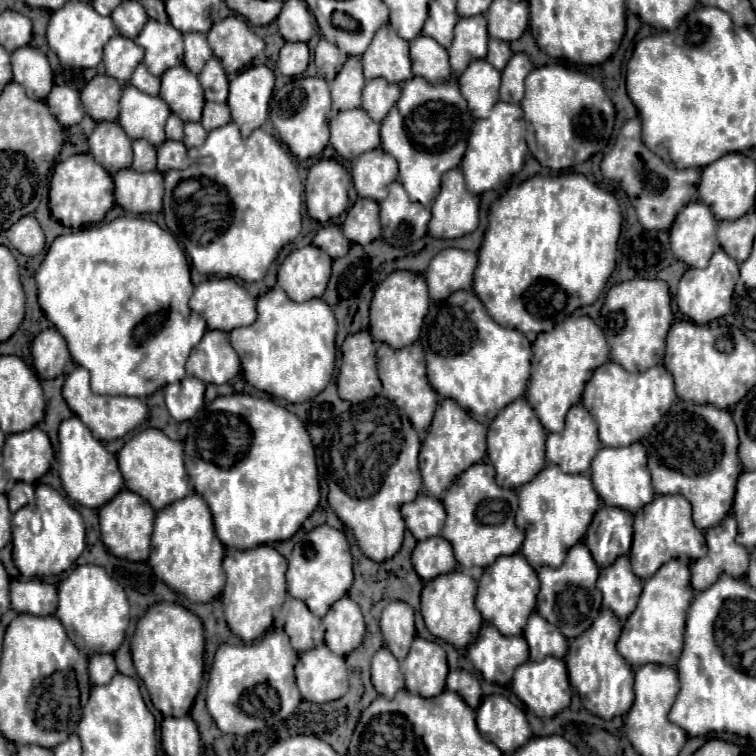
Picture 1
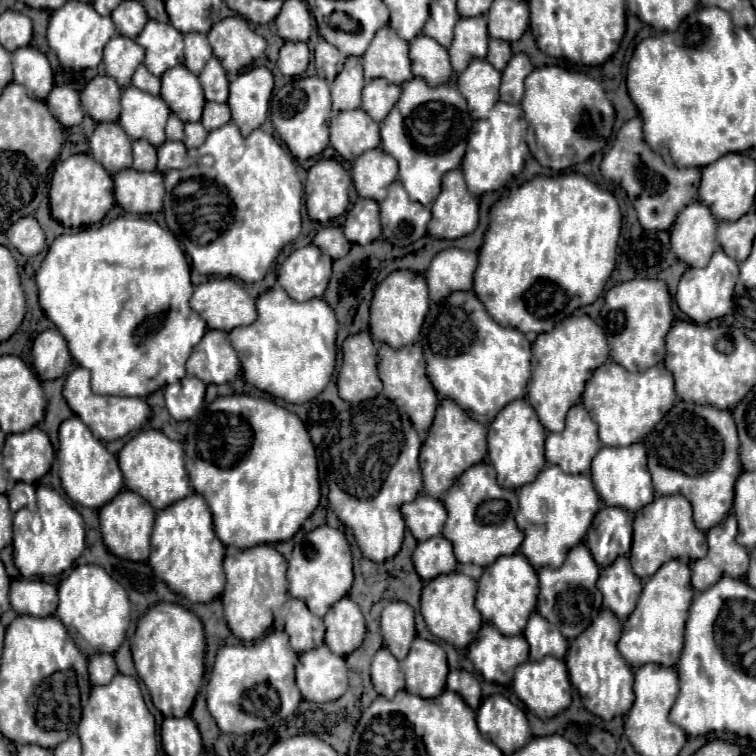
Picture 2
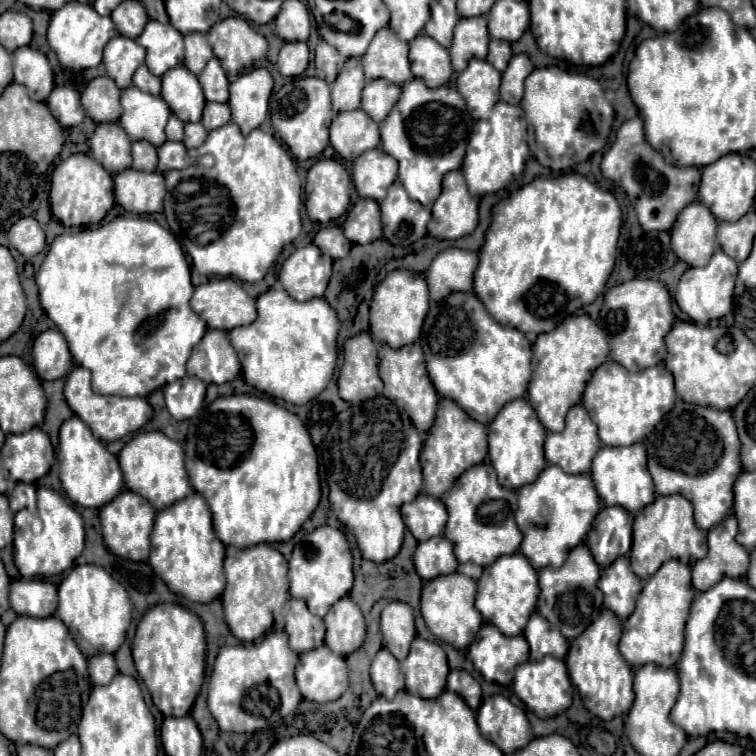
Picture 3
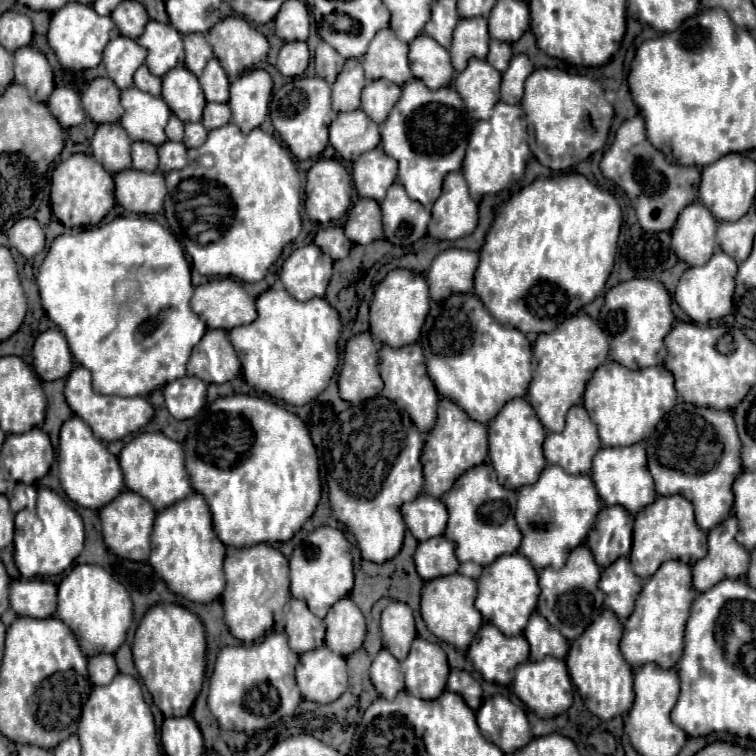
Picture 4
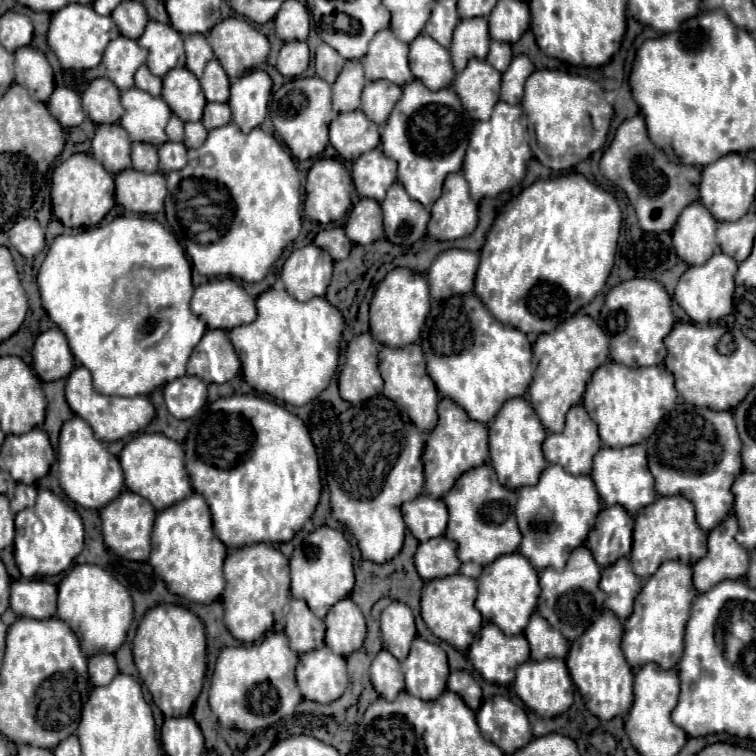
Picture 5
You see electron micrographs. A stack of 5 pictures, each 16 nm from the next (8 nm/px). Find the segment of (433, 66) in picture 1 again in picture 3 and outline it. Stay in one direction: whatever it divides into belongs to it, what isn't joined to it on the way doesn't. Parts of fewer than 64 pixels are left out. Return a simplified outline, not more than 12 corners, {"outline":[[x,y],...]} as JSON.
{"outline":[[430,36],[410,42],[412,74],[430,88],[454,74],[448,50]]}

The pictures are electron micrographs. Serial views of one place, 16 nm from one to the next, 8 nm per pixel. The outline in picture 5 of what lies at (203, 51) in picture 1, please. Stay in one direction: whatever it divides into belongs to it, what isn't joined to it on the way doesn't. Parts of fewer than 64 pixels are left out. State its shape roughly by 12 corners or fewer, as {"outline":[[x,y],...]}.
{"outline":[[188,34],[186,68],[200,76],[214,52],[204,34]]}

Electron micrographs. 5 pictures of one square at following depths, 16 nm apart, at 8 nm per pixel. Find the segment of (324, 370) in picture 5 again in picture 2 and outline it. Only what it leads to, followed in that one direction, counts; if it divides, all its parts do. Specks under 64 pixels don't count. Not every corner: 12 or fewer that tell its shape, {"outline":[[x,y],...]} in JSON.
{"outline":[[282,288],[230,344],[254,388],[304,404],[330,382],[338,322]]}

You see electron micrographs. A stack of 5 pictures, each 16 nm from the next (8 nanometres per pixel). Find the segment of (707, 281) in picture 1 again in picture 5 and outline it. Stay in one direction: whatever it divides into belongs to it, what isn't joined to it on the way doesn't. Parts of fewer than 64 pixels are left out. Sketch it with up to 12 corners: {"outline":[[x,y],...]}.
{"outline":[[736,260],[690,266],[674,300],[692,322],[732,312]]}

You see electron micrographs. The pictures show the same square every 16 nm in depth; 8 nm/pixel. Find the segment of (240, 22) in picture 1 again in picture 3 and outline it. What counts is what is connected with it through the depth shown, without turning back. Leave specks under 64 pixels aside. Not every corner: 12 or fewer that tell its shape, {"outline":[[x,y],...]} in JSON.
{"outline":[[240,16],[216,22],[208,42],[228,76],[268,48]]}

